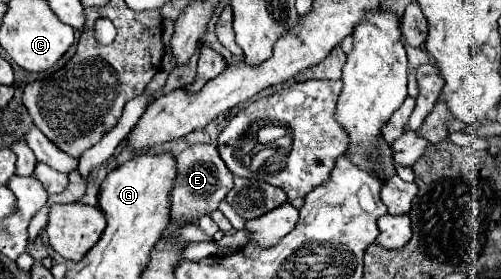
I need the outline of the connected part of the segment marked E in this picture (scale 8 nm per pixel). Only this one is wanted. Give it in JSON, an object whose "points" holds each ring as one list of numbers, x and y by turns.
{"points":[[211,143,187,147,177,157,177,177,171,189,171,223,197,223,201,215,207,215,219,207,225,195,233,187,233,175,229,173,225,161,219,157,217,147]]}

